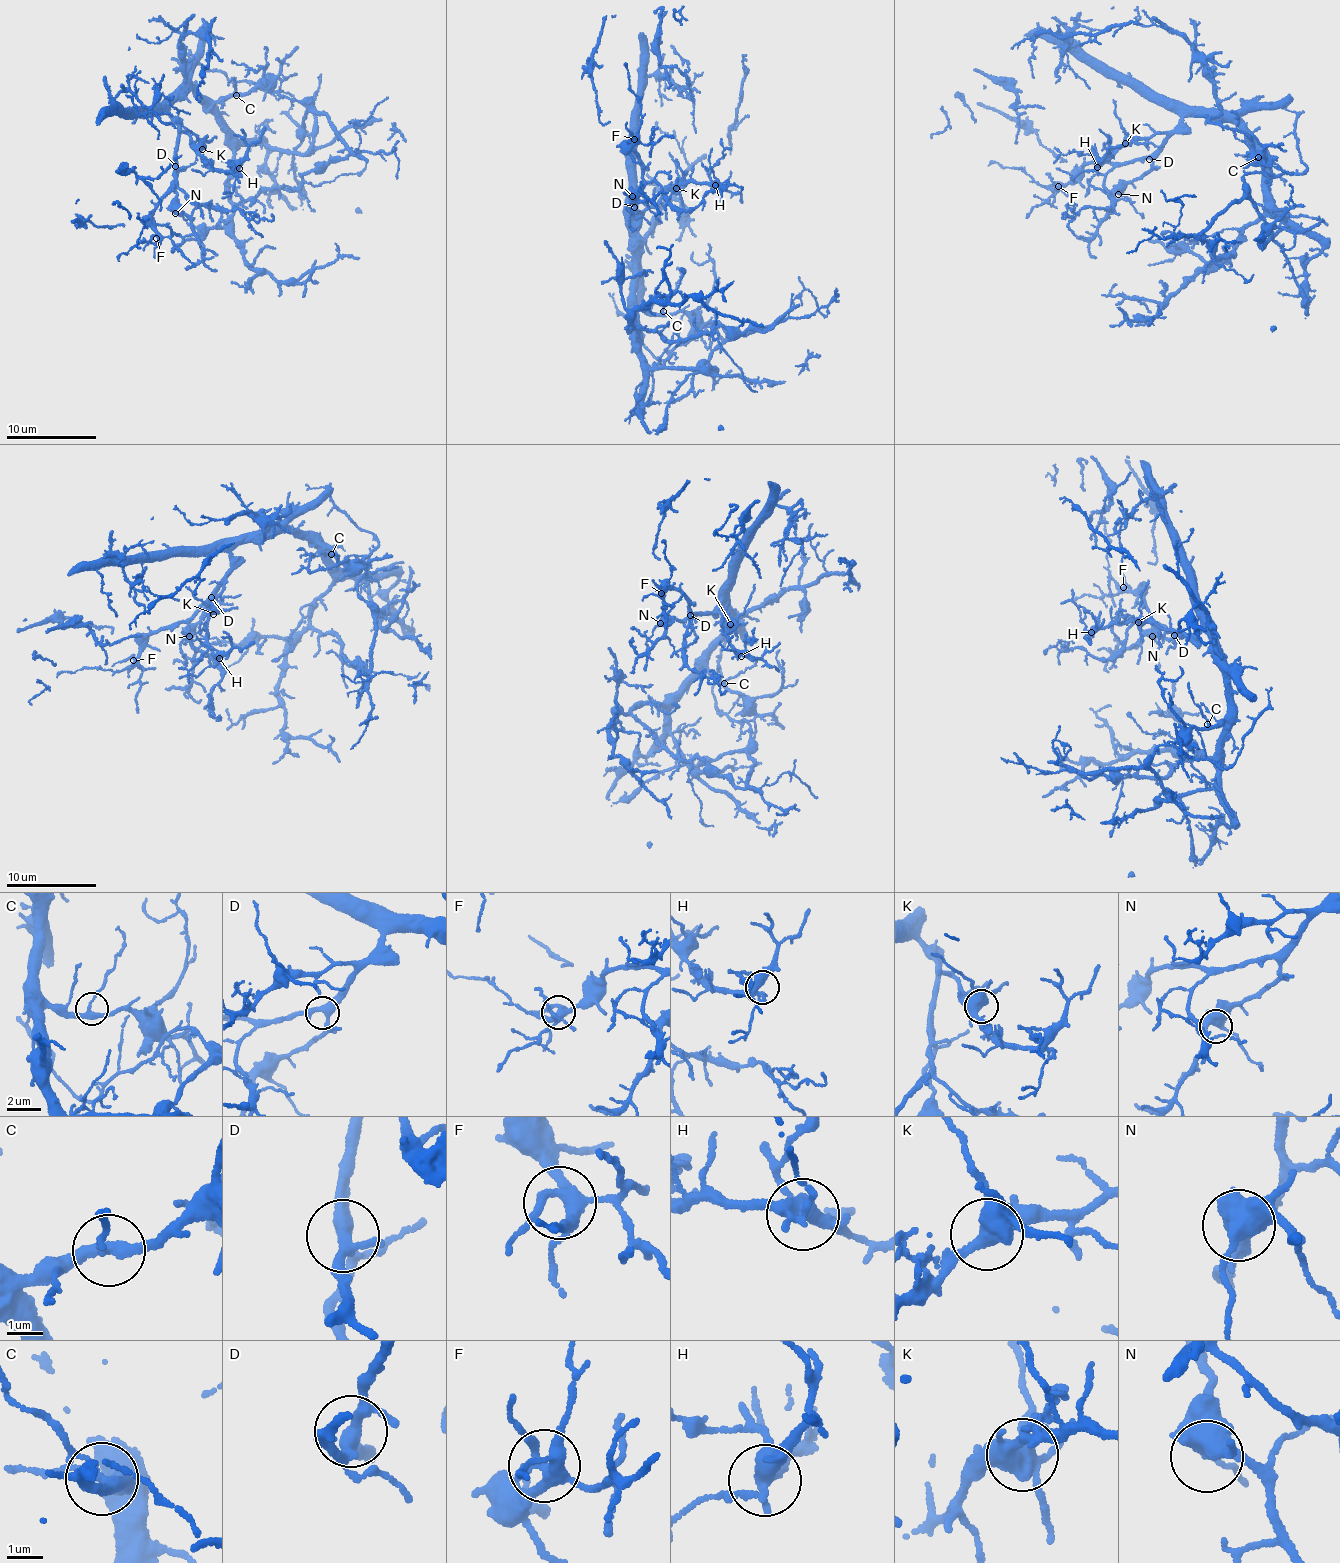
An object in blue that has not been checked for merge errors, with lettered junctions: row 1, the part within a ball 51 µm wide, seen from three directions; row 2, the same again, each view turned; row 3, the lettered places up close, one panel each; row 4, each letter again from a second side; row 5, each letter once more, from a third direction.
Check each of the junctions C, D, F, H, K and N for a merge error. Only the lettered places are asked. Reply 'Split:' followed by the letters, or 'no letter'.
Split: no letter

